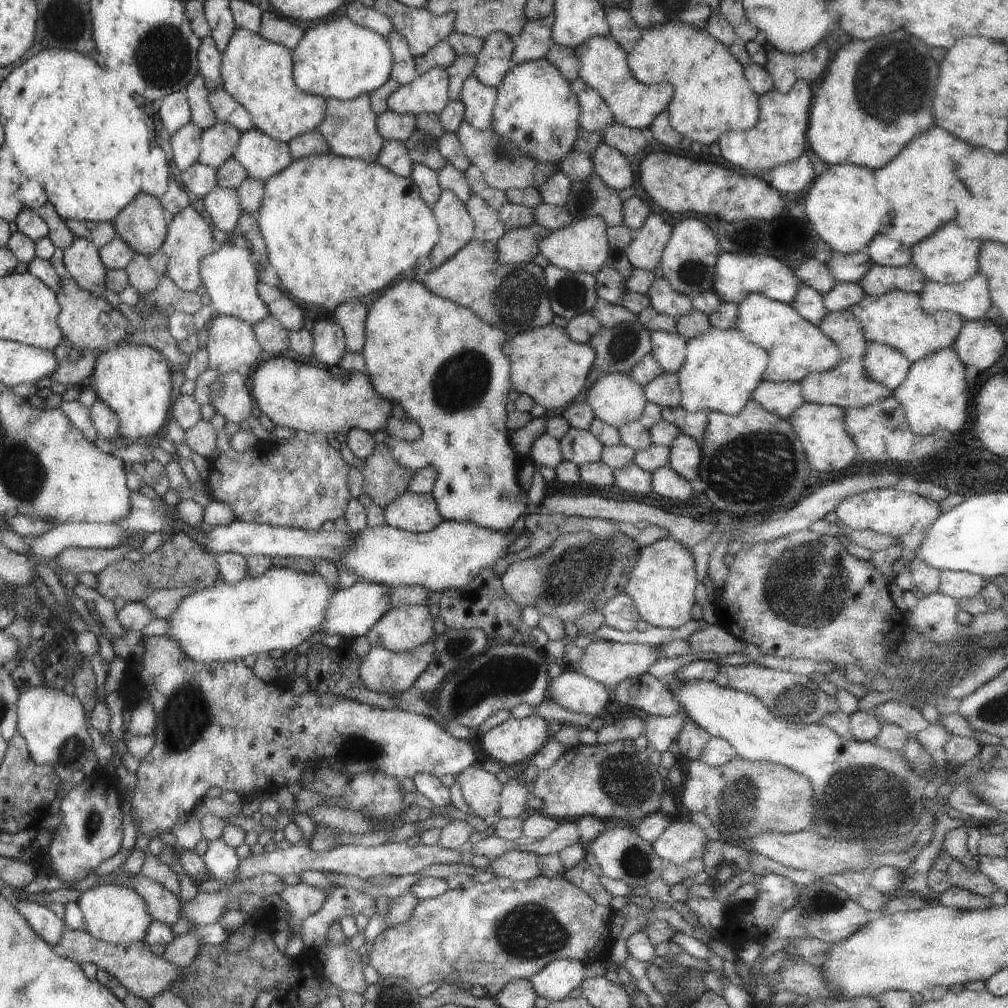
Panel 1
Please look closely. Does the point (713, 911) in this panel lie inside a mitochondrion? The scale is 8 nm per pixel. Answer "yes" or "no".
no

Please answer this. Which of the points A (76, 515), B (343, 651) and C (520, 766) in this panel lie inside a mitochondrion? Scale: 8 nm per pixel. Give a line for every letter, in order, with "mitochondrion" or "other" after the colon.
A: other
B: other
C: other

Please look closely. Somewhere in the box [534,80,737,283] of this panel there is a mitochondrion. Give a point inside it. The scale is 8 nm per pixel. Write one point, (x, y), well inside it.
(585, 195)

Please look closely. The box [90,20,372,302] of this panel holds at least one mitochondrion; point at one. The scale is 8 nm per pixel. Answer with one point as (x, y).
(163, 55)

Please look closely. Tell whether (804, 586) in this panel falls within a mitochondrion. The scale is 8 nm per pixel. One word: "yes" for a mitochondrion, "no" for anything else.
yes

